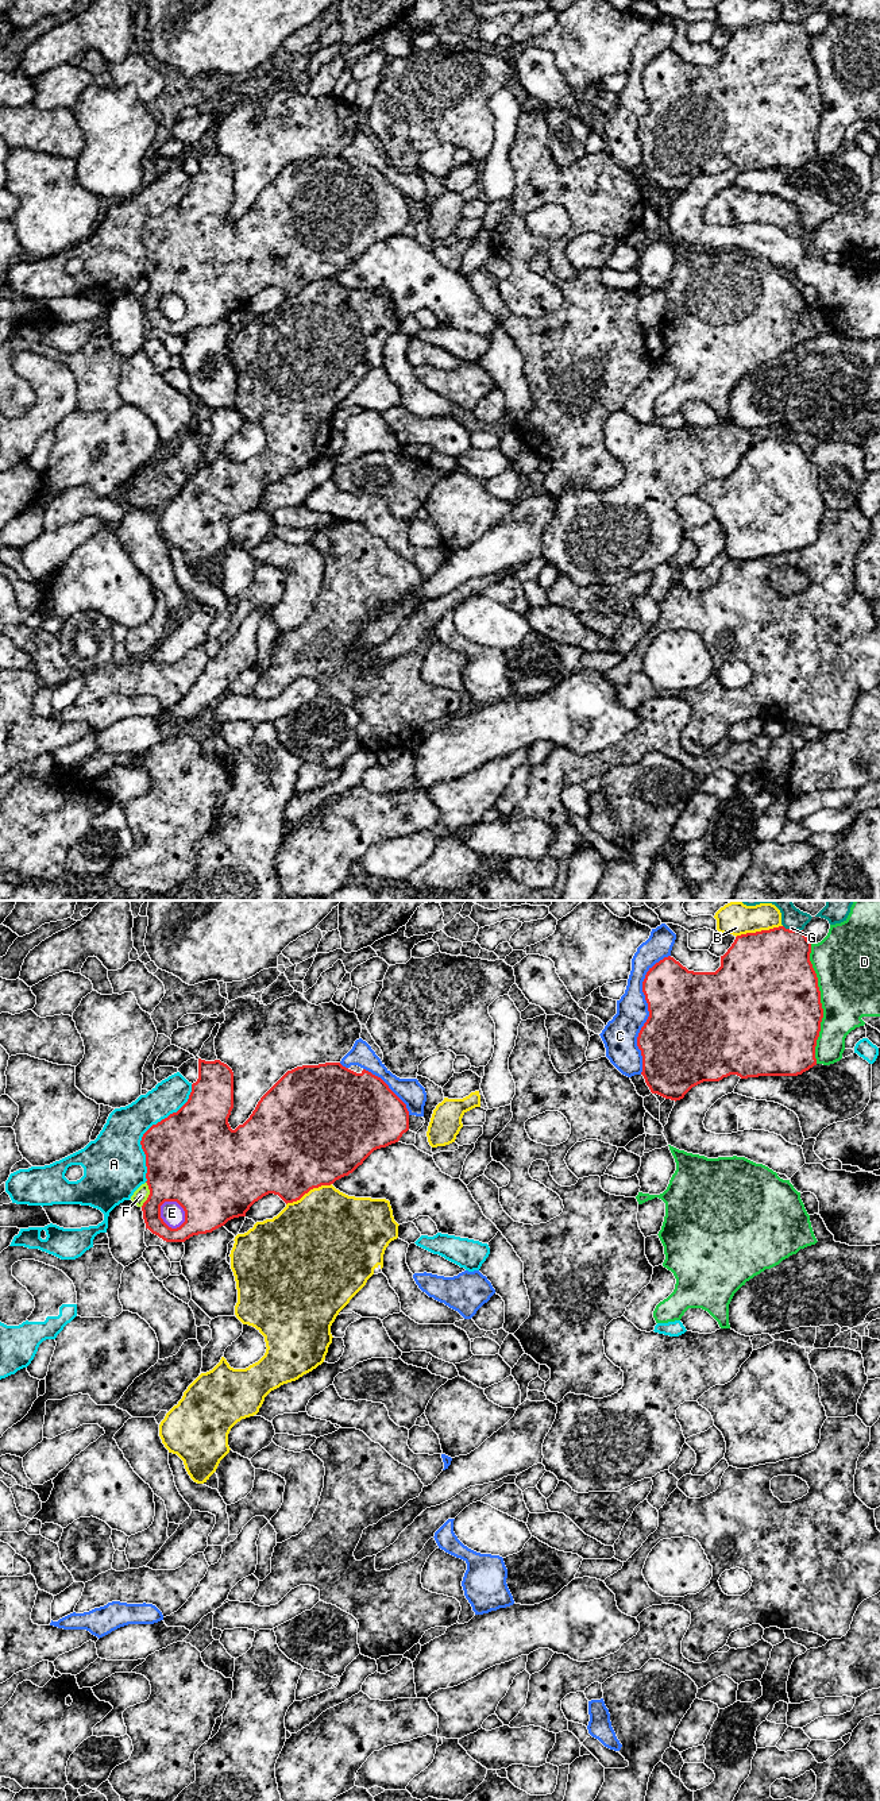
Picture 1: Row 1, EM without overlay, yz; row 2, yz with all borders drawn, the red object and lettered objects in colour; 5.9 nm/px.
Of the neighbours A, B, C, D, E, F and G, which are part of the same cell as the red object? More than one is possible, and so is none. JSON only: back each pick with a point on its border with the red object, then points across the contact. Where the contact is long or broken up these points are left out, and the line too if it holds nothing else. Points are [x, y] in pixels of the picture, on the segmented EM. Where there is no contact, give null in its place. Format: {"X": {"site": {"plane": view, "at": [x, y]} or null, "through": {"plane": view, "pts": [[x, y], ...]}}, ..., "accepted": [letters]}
{"accepted": []}

